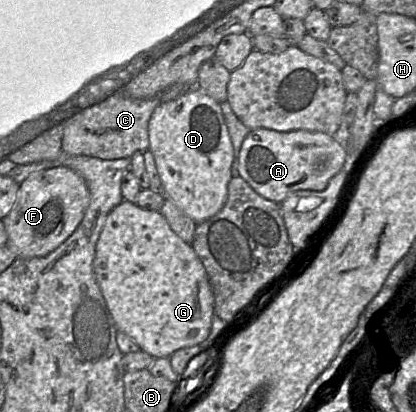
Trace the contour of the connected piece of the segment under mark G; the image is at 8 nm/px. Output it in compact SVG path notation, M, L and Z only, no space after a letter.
M123 200L108 214L99 235L93 268L107 308L119 331L132 338L154 358L170 357L175 351L207 339L214 315L214 295L206 270L193 250L172 231L159 211L142 209Z

